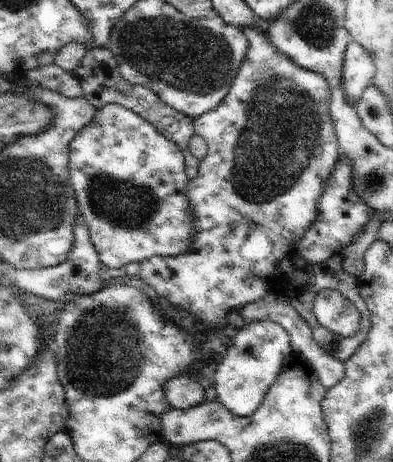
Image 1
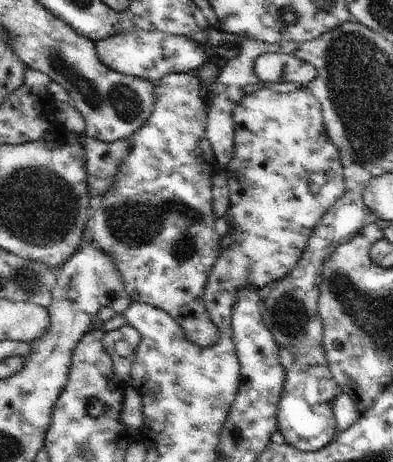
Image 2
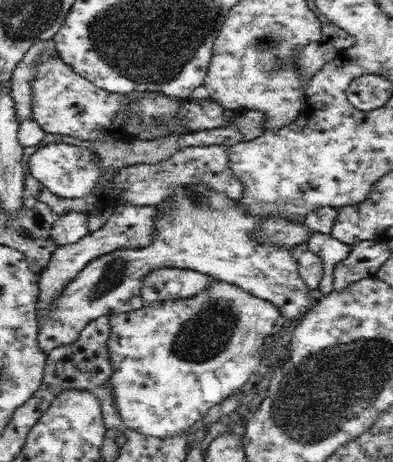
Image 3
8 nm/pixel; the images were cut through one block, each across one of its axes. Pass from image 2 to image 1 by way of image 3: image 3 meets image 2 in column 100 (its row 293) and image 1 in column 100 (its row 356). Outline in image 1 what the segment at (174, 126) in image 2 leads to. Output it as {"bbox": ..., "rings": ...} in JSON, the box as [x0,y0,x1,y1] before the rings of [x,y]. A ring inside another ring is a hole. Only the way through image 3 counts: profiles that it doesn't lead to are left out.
{"bbox":[67,104,195,268],"rings":[[[107,104],[97,110],[93,120],[71,140],[67,170],[79,218],[87,224],[91,244],[95,246],[101,264],[107,268],[121,268],[129,262],[141,264],[153,256],[181,256],[191,248],[195,222],[185,192],[189,178],[185,174],[187,166],[183,152],[139,114],[119,104]]]}

